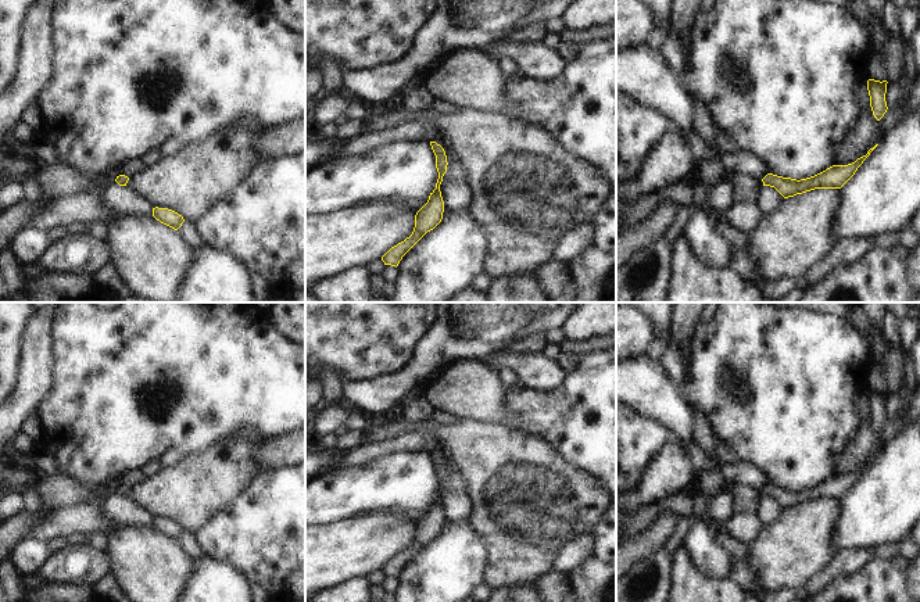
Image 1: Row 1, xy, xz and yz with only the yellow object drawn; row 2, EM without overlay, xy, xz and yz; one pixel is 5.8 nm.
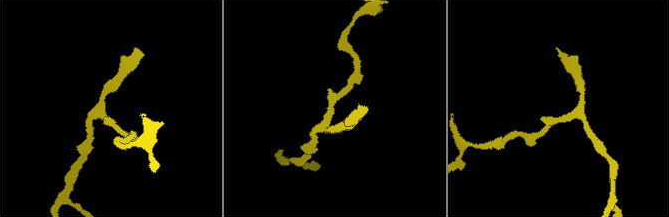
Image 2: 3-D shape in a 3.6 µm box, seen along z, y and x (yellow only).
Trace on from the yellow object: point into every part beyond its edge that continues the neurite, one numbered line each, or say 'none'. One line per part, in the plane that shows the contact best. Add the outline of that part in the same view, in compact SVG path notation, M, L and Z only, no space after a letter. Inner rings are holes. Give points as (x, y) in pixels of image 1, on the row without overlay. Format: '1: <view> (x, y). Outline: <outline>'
none.

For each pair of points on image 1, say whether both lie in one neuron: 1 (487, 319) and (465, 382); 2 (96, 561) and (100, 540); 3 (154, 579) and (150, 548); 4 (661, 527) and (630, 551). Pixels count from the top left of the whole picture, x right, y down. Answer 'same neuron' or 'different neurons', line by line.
1: different neurons
2: different neurons
3: same neuron
4: same neuron

